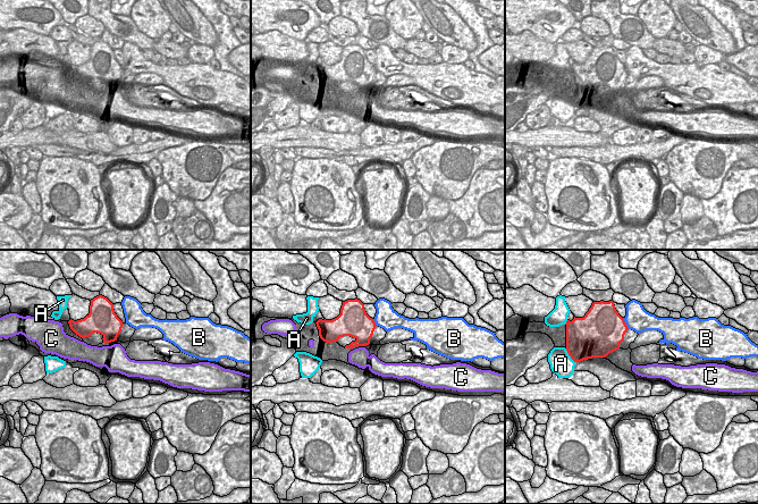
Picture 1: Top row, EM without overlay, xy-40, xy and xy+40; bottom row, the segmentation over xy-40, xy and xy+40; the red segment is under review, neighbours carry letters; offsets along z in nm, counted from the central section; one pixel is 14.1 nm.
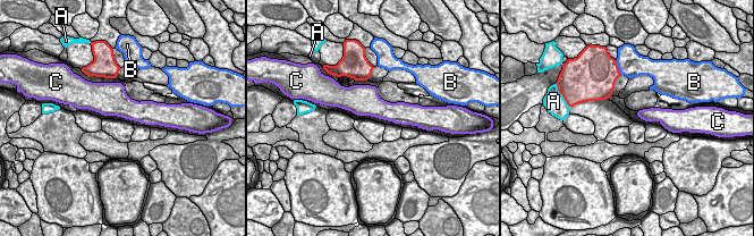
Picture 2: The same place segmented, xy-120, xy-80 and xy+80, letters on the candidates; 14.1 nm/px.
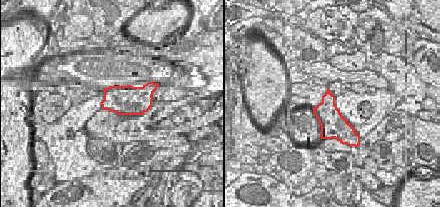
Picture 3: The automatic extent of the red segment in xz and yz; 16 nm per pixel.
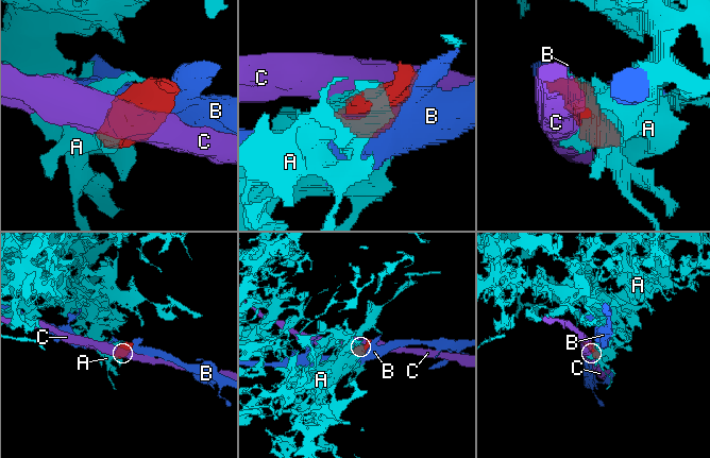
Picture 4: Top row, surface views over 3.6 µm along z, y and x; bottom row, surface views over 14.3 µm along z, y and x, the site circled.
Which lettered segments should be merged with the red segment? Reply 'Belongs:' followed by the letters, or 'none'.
Belongs: none.

